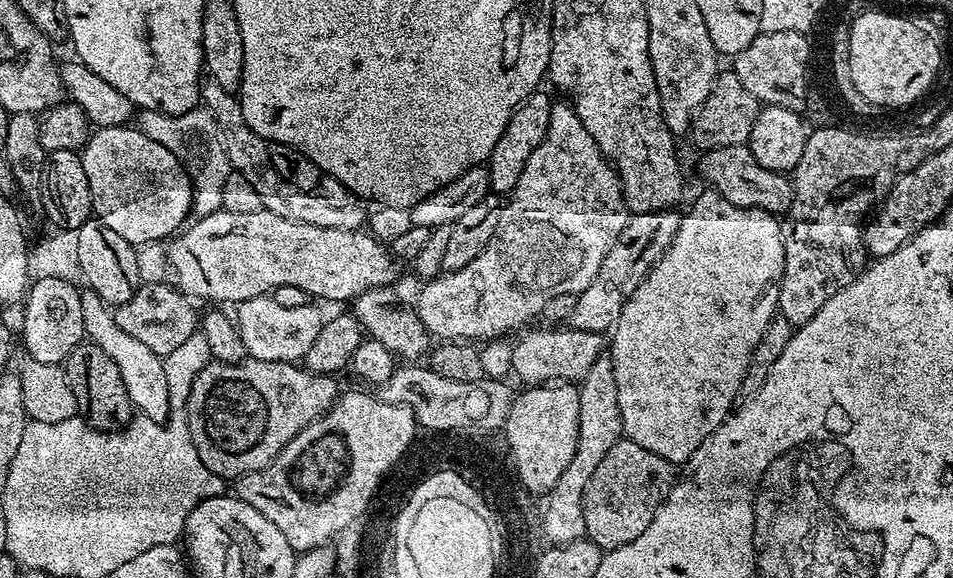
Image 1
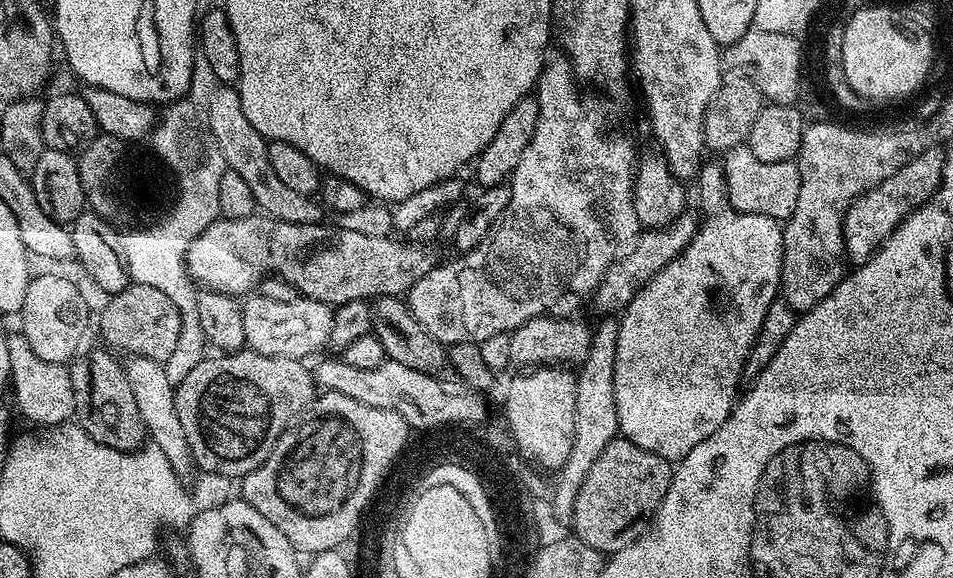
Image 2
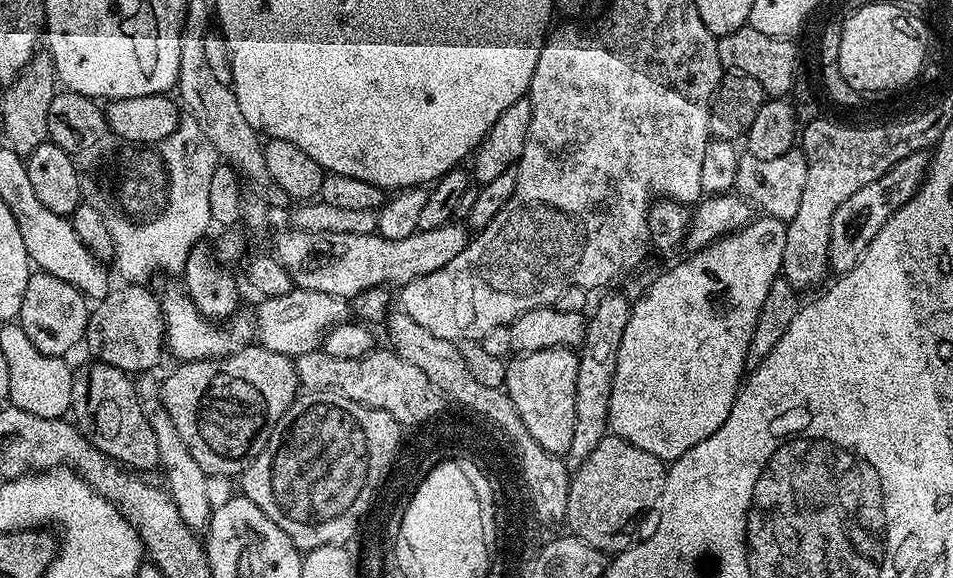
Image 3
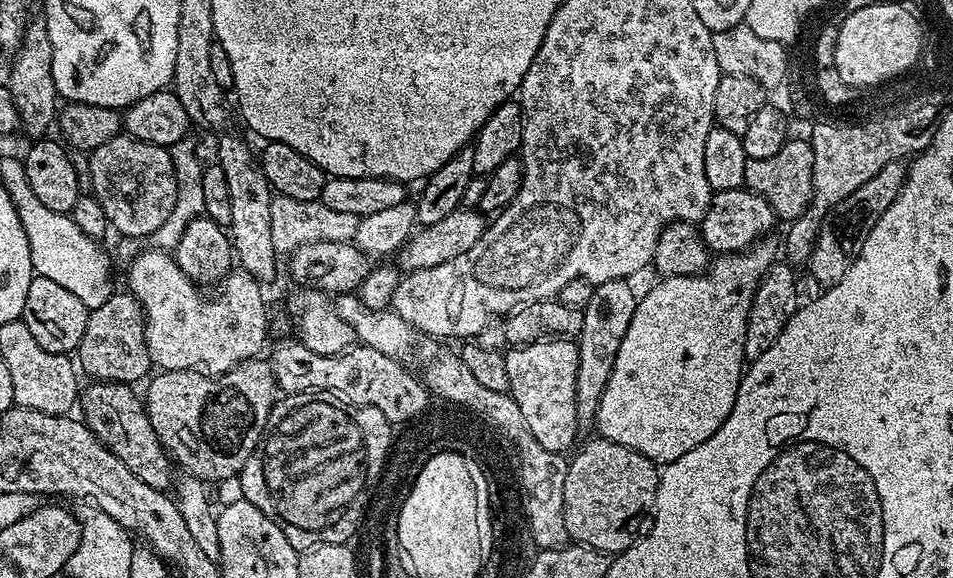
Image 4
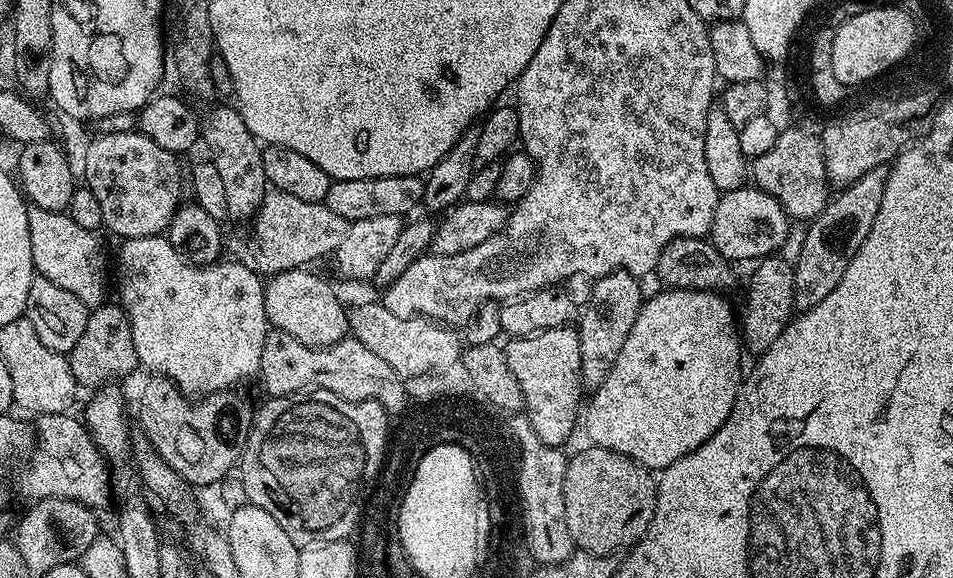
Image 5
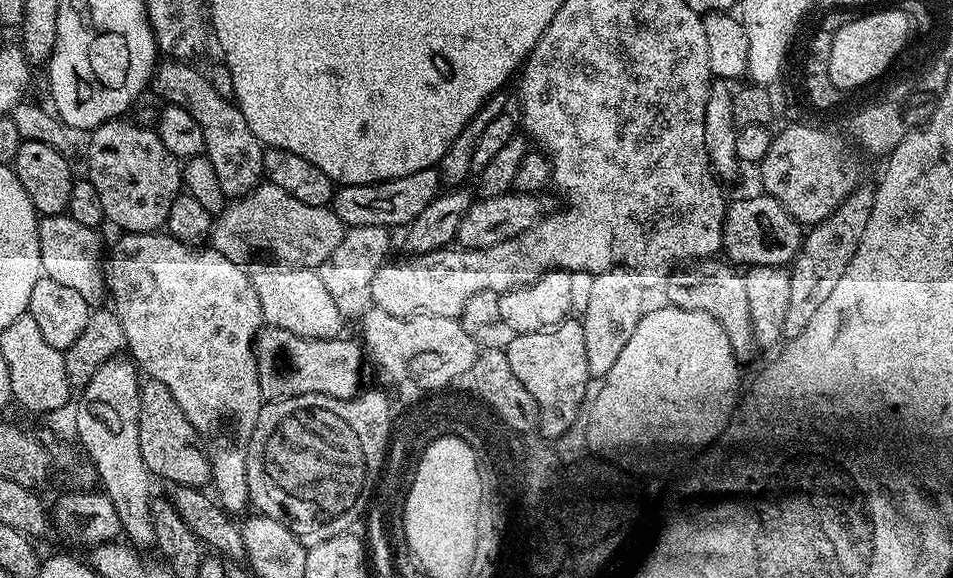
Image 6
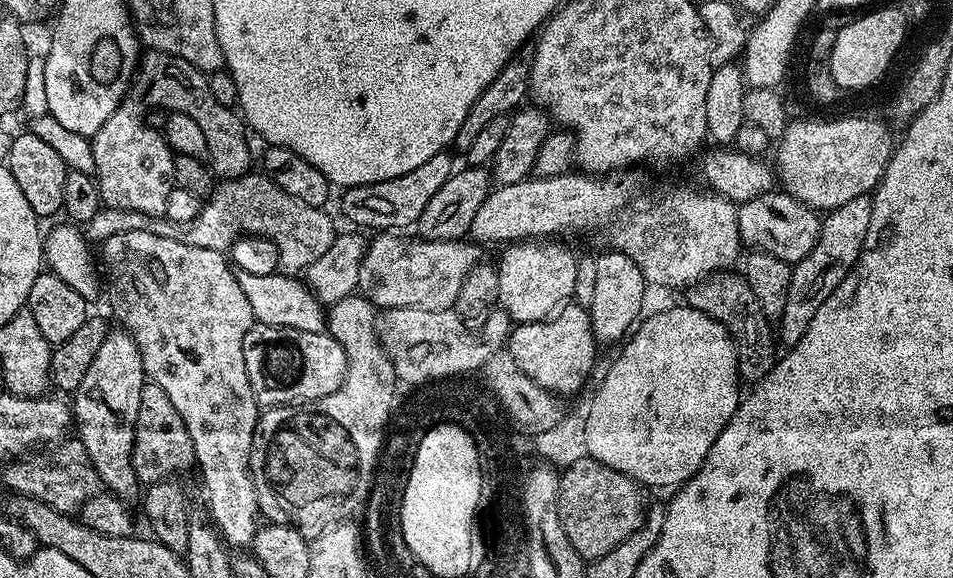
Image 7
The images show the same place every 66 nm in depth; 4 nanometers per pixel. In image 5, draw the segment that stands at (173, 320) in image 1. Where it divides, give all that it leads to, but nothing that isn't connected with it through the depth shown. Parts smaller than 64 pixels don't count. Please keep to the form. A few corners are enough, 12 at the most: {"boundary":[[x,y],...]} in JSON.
{"boundary":[[119,303],[89,311],[67,358],[80,386],[108,386],[137,371]]}

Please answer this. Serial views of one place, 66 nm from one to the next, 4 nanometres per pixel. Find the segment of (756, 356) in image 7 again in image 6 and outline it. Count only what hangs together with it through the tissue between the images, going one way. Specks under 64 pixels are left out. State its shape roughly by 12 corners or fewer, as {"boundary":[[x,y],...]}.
{"boundary":[[724,258],[667,273],[673,305],[715,317],[737,361],[758,353],[744,272]]}

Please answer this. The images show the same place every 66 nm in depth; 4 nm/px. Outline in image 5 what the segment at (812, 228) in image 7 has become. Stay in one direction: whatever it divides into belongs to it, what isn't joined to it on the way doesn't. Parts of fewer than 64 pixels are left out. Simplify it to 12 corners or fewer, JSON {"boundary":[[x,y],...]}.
{"boundary":[[770,194],[721,195],[710,242],[725,260],[781,251],[790,217]]}

